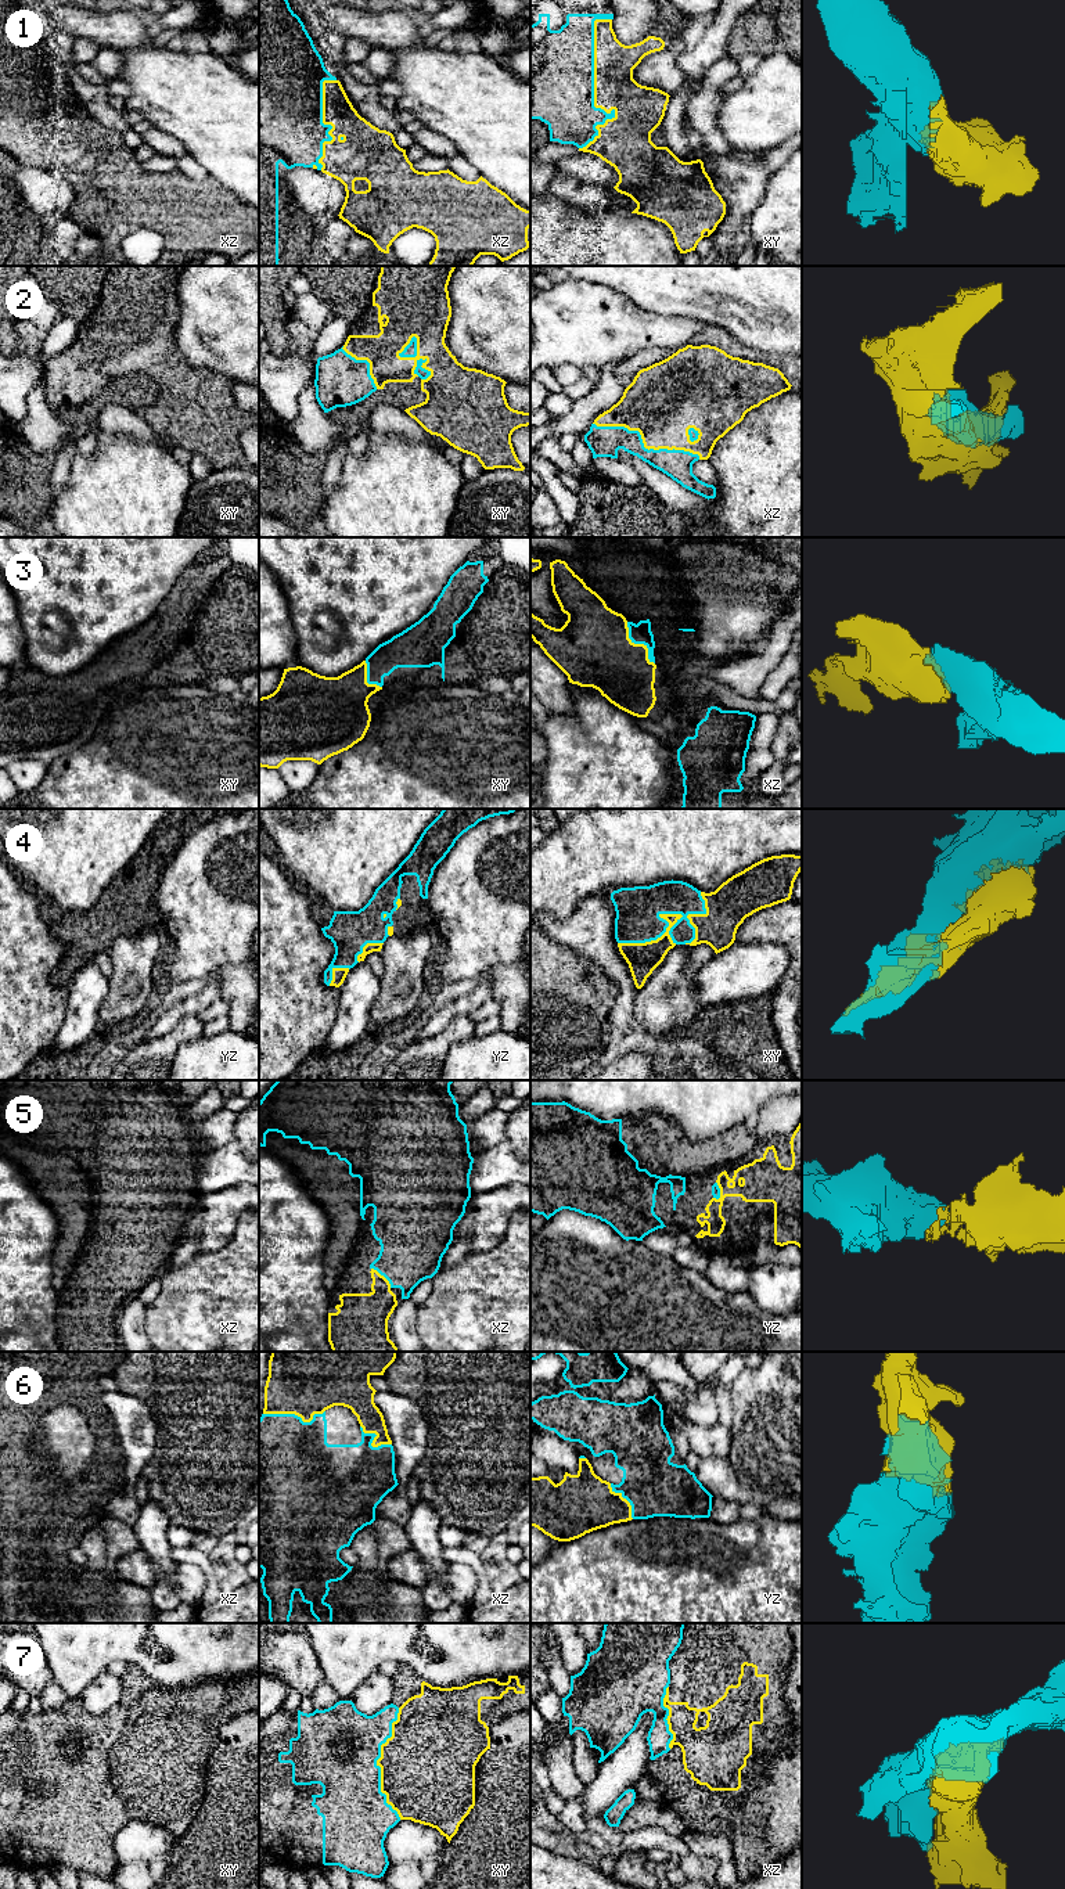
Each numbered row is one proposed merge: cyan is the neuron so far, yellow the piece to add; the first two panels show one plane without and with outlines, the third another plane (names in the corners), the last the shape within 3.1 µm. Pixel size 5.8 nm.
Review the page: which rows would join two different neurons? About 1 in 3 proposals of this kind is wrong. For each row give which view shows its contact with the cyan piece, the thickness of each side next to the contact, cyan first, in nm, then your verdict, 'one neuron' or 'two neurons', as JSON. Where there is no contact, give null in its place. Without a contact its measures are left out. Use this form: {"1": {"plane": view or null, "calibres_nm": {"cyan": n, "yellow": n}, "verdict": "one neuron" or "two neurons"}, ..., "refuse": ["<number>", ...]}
{"1": {"plane": "xy", "calibres_nm": {"cyan": 500, "yellow": 240}, "verdict": "one neuron"}, "2": {"plane": "xz", "calibres_nm": {"cyan": 180, "yellow": 400}, "verdict": "one neuron"}, "3": {"plane": "xz", "calibres_nm": {"cyan": 120, "yellow": 400}, "verdict": "one neuron"}, "4": {"plane": "xy", "calibres_nm": {"cyan": 260, "yellow": 180}, "verdict": "one neuron"}, "5": {"plane": "xz", "calibres_nm": {"cyan": 380, "yellow": 240}, "verdict": "one neuron"}, "6": {"plane": "xz", "calibres_nm": {"cyan": 480, "yellow": 460}, "verdict": "one neuron"}, "7": {"plane": "xy", "calibres_nm": {"cyan": 480, "yellow": 460}, "verdict": "two neurons"}, "refuse": ["7"]}

